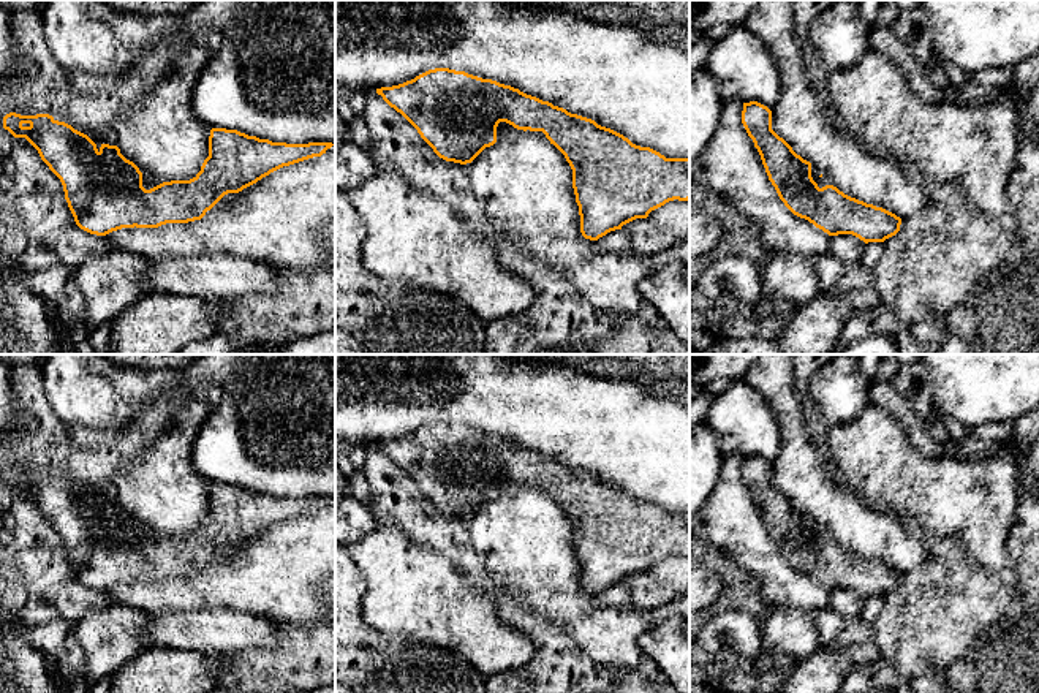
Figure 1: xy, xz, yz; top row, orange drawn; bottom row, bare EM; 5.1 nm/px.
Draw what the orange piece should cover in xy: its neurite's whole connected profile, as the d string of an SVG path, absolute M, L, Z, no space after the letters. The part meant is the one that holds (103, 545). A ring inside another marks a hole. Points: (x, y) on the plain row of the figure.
M9 467L3 471L3 483L14 492L25 492L38 505L41 514L60 533L76 579L96 590L122 582L158 582L166 578L201 574L225 549L239 547L283 521L321 511L334 500L332 497L272 497L237 484L212 483L209 511L193 533L163 536L145 544L142 527L120 508L117 500L101 498L98 503L87 489L49 468Z

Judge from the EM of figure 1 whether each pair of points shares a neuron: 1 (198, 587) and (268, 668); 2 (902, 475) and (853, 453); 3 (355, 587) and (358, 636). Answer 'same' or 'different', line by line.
1: different
2: same
3: same

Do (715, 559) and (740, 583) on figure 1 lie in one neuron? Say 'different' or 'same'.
same

